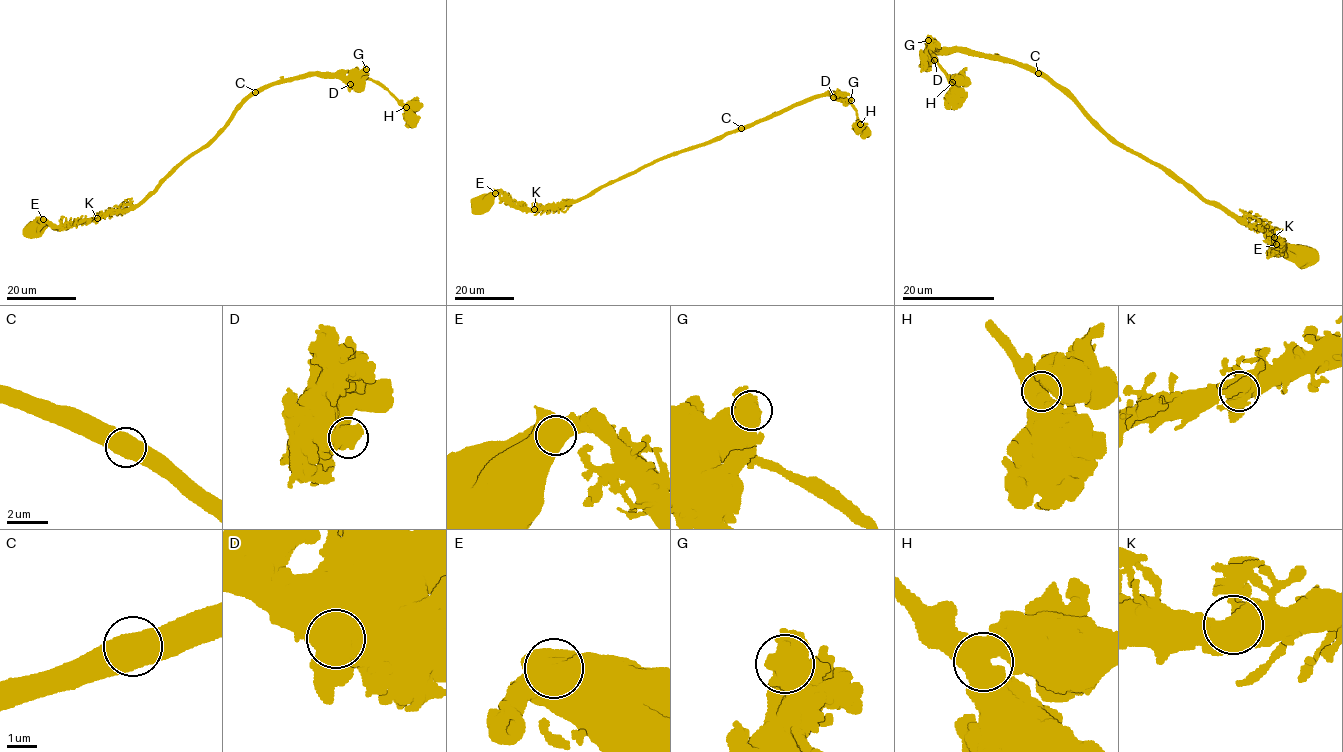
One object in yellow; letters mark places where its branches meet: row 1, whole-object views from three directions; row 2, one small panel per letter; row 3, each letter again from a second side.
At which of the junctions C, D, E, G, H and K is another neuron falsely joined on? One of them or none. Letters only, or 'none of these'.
none of these

